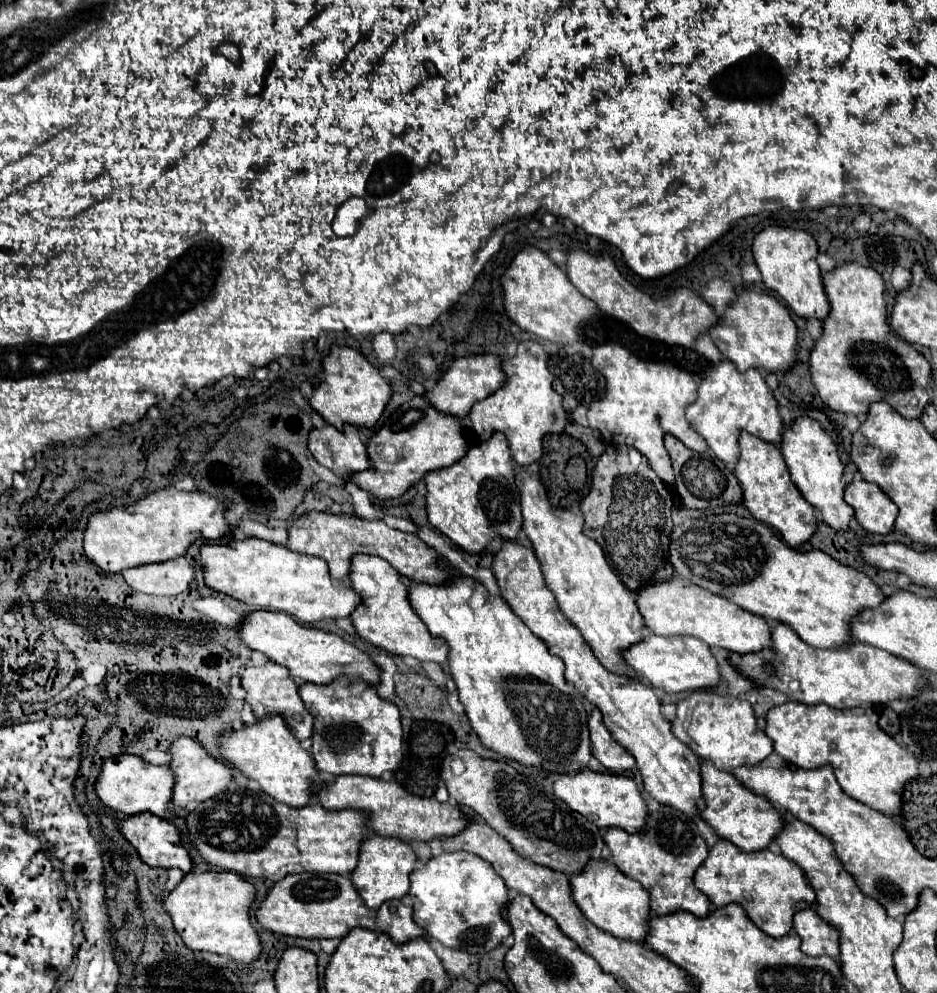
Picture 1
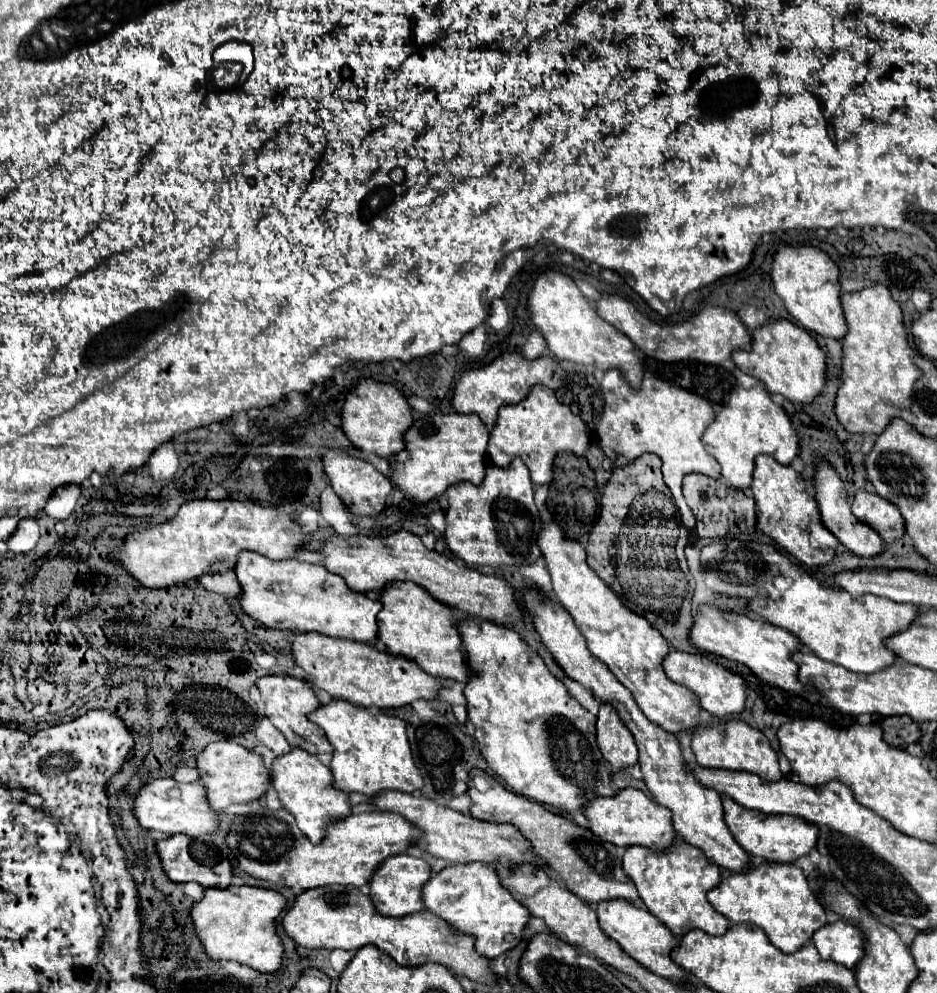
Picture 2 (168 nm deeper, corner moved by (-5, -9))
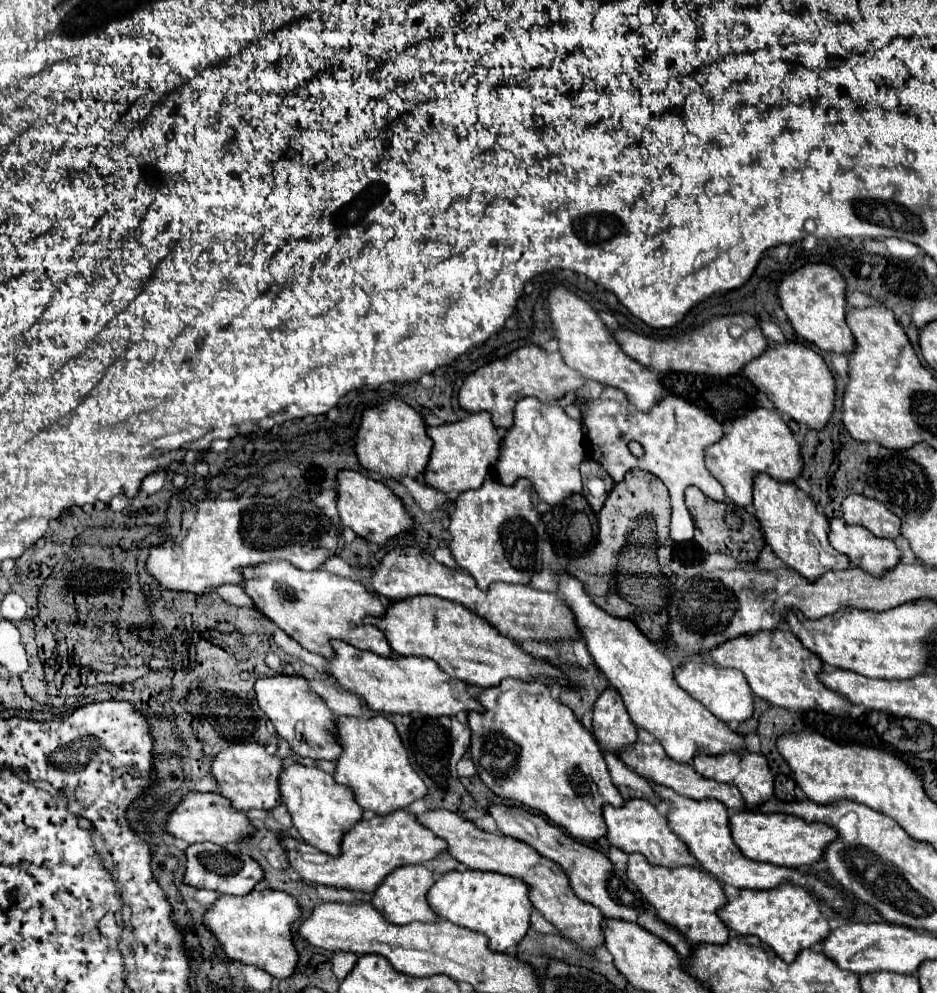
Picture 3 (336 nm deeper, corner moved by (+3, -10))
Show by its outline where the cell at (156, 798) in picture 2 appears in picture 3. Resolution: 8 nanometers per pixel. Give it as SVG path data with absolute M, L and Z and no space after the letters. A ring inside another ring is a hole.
M188 792L178 806L168 814L166 830L170 836L180 838L188 844L194 842L212 842L212 844L228 844L236 842L244 836L252 834L252 826L244 812L230 808L230 802L222 796L216 796L216 792Z

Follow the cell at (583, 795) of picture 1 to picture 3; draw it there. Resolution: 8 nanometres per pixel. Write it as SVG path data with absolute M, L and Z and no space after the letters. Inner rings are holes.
M632 798L632 800L626 800L624 806L620 806L620 808L614 808L614 806L606 804L602 814L604 814L606 828L608 828L606 840L610 842L610 846L616 846L626 854L640 852L640 854L646 856L646 860L650 864L656 864L656 866L672 868L672 866L686 866L686 864L694 866L696 864L696 860L688 852L688 848L668 828L666 816L662 816L650 802Z

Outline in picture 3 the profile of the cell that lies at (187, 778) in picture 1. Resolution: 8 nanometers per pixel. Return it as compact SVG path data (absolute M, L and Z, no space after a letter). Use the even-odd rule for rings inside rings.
M230 744L228 748L220 750L218 756L212 758L212 776L218 782L218 794L226 796L236 810L272 810L280 804L278 794L278 774L282 770L282 758L270 756L264 746L260 744Z

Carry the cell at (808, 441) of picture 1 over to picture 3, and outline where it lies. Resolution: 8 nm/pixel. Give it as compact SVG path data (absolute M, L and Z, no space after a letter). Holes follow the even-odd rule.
M830 518L830 544L846 554L854 566L880 576L900 560L900 550L888 538L878 538L862 526L848 526L842 518Z

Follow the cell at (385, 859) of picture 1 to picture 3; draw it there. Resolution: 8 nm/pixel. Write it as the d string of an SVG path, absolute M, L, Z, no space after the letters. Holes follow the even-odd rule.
M424 864L400 866L390 872L384 882L372 892L372 904L390 924L410 924L410 922L434 922L436 914L426 902L426 892L434 884L434 874Z

